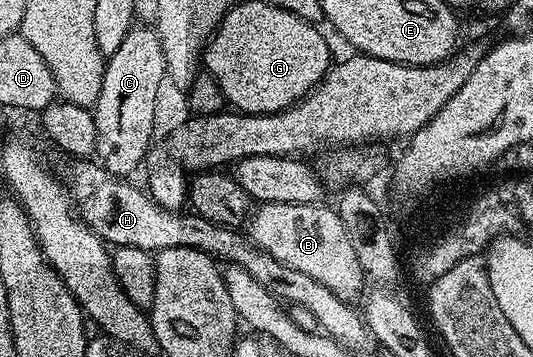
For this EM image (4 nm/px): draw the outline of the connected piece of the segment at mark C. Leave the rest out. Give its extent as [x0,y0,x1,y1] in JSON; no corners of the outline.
[91,25,168,177]

